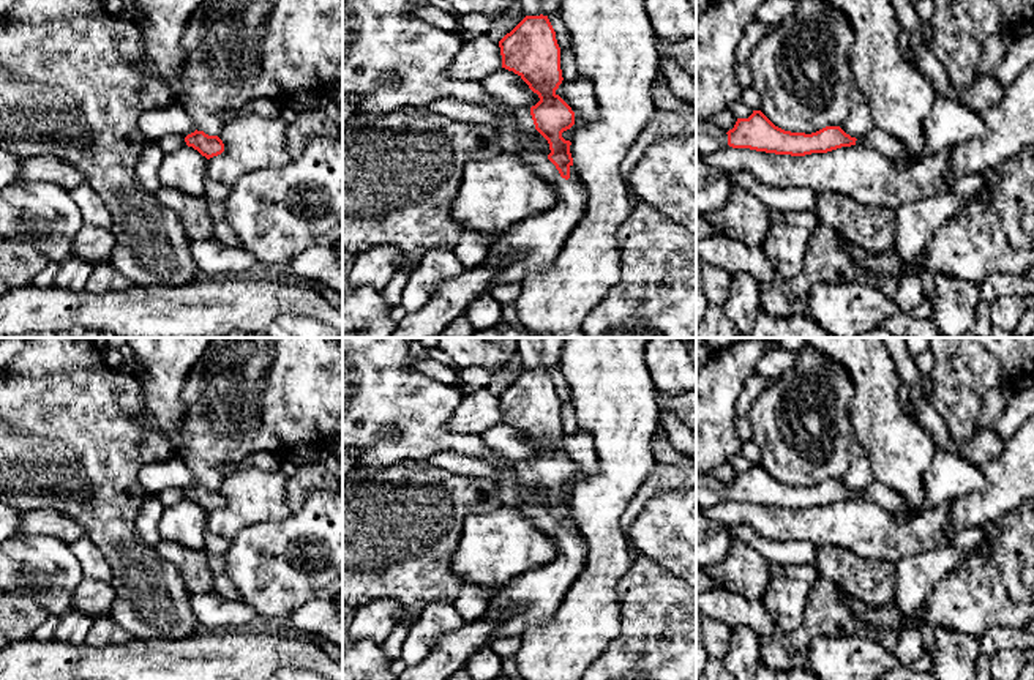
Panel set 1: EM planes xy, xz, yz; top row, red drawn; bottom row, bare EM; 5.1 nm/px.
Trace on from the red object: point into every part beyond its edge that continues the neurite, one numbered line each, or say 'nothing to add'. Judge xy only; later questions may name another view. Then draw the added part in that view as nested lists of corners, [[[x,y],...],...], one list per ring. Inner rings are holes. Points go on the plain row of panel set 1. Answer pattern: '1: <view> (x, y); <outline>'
1: xy (171, 496); [[[169,488],[164,489],[159,495],[158,495],[159,502],[163,503],[163,506],[170,506],[175,505],[182,500],[186,499],[185,491],[180,488]]]

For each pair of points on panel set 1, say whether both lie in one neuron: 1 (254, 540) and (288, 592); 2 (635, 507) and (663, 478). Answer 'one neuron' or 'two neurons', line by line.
1: one neuron
2: one neuron

